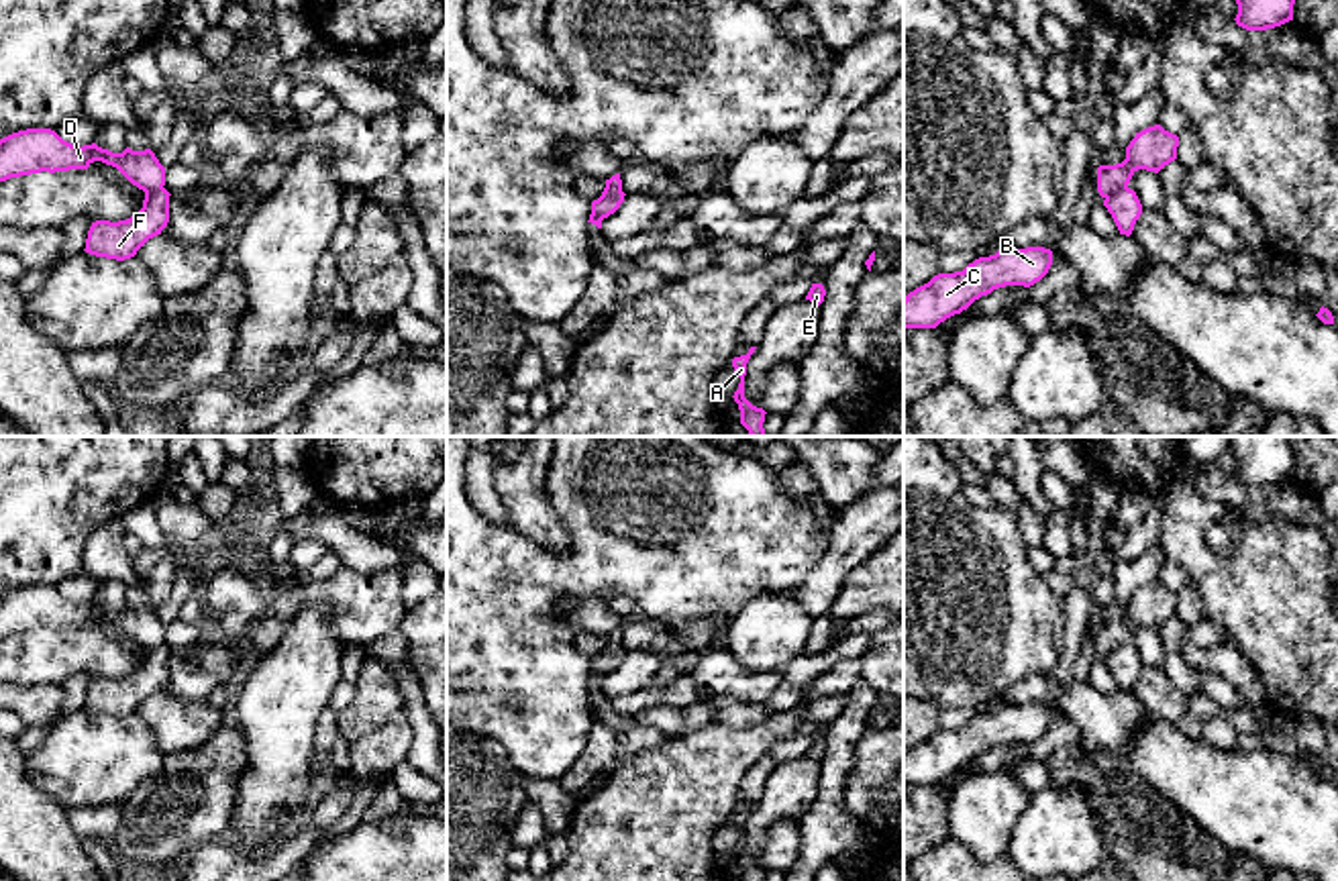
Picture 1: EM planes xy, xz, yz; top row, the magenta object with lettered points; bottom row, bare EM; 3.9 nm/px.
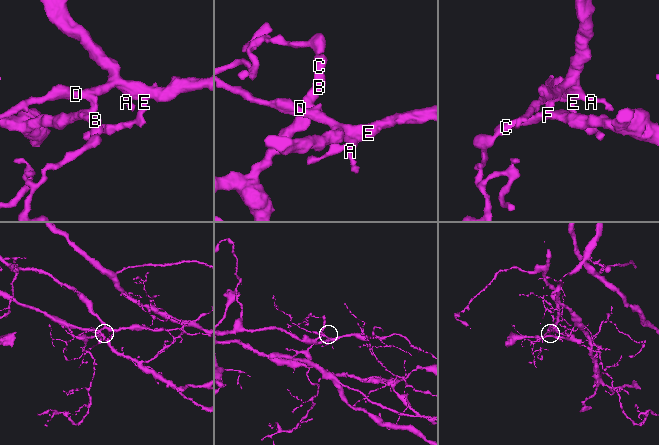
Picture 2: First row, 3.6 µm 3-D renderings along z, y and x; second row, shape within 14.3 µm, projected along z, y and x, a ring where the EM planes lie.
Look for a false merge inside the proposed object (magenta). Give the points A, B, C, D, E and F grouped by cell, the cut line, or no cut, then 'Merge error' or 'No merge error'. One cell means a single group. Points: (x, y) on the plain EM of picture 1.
Groups: A D E / B C F. Split along xz (621, 647), (602, 655), (592, 669). Merge error

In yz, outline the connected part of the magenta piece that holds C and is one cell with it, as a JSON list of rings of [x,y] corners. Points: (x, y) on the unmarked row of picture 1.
[[[1006,702],[995,712],[975,716],[963,728],[938,730],[904,755],[904,785],[936,785],[997,744],[1034,742],[1050,722],[1050,706]]]

